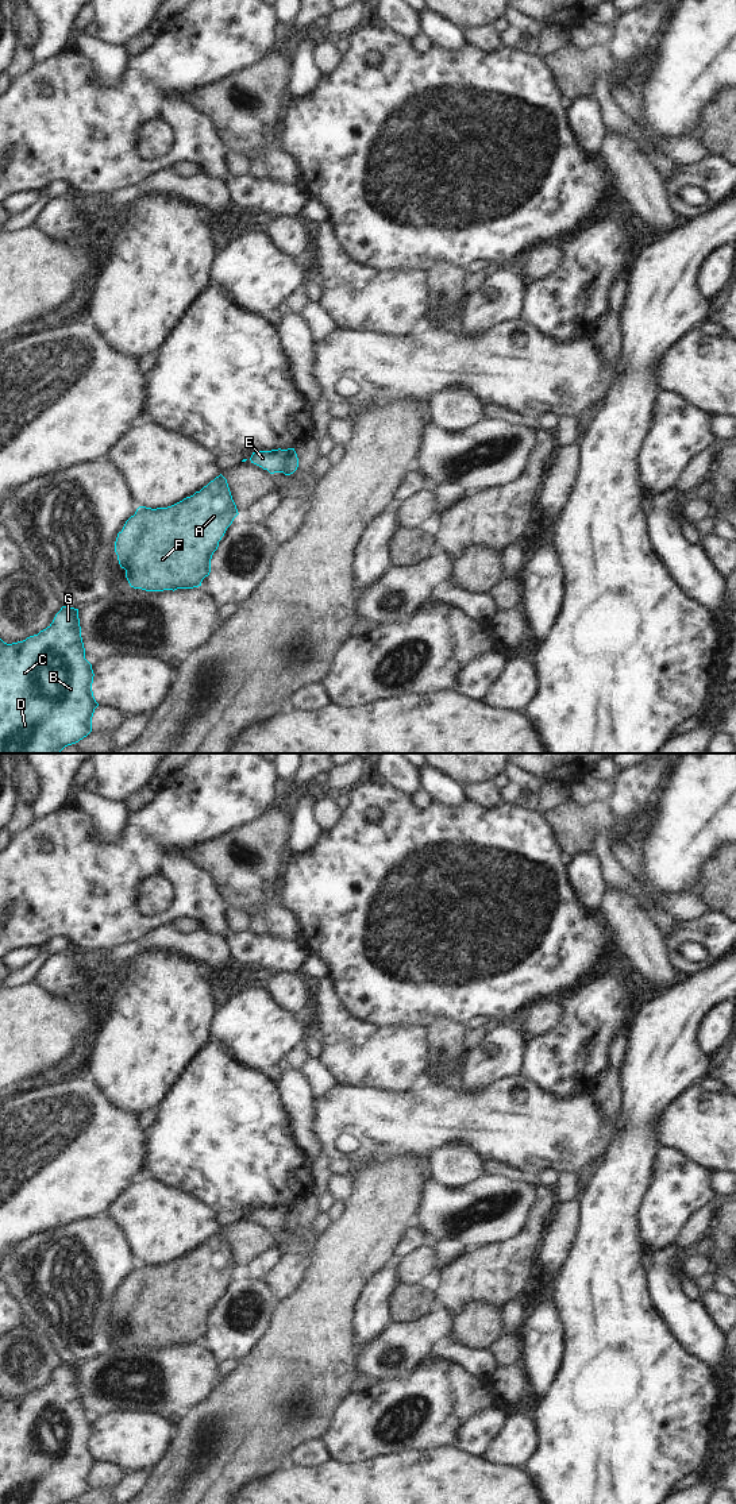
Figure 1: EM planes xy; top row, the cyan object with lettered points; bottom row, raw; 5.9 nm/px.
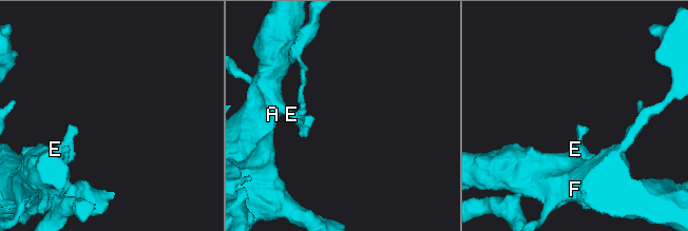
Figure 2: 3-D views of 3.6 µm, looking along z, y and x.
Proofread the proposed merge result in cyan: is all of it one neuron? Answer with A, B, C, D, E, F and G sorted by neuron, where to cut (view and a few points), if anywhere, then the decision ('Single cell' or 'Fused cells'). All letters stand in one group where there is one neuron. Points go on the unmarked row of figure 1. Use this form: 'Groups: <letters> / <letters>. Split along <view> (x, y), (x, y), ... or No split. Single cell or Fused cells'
Groups: A E F / B C D G. Split along xy (293, 1204), (288, 1210), (281, 1227). Fused cells

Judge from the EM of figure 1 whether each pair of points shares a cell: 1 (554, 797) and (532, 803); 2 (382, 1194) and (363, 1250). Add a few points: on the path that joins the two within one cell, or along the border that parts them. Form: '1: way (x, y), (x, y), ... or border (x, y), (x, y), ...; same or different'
1: border (536, 791), (536, 799), (542, 810); different
2: way (380, 1207), (363, 1237); same

